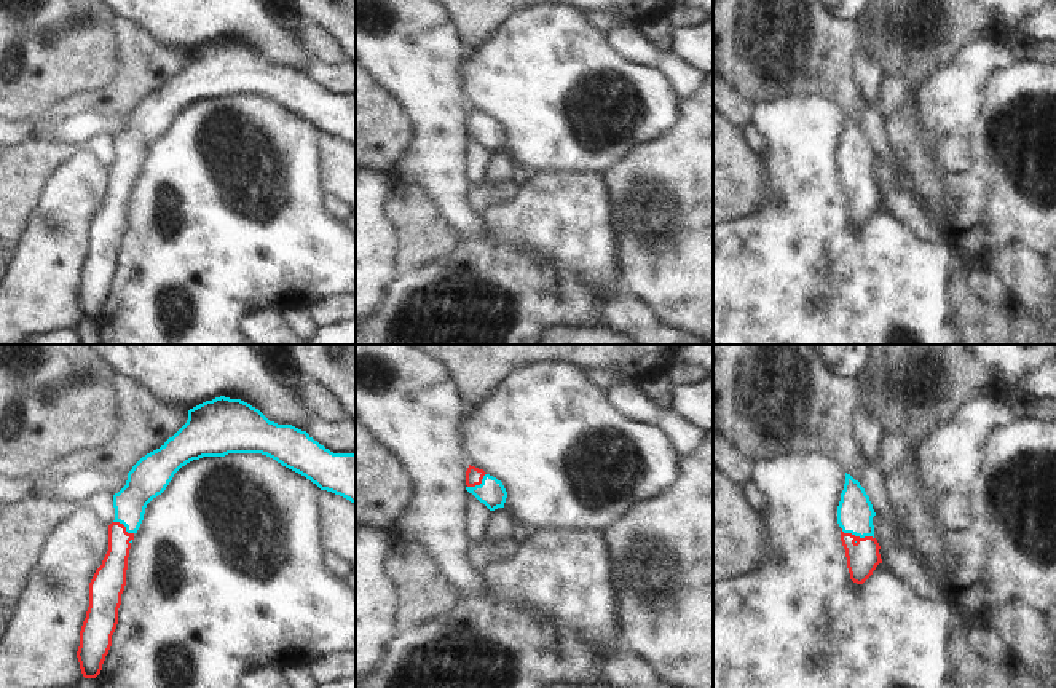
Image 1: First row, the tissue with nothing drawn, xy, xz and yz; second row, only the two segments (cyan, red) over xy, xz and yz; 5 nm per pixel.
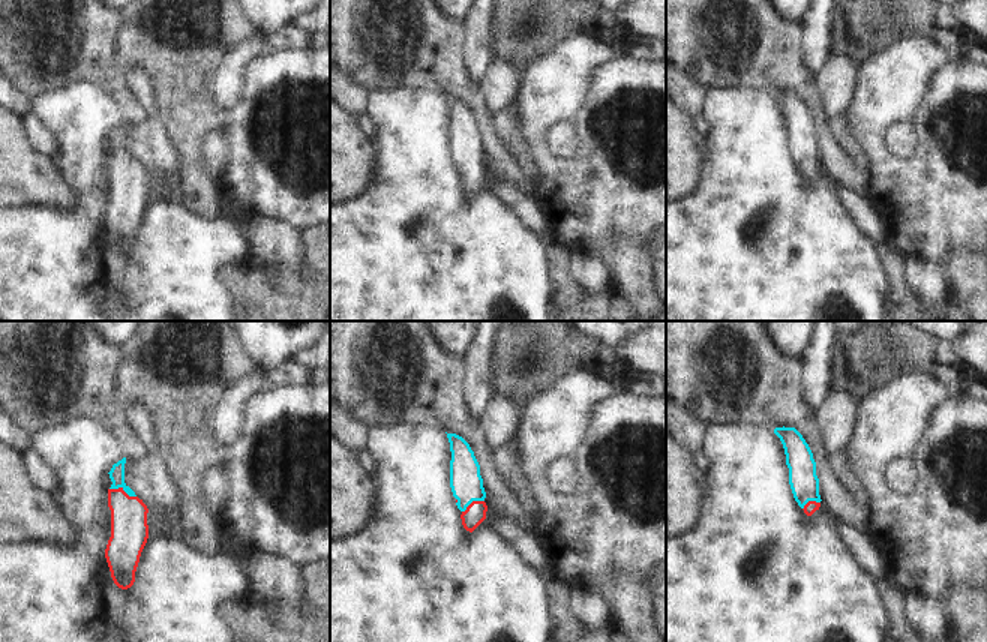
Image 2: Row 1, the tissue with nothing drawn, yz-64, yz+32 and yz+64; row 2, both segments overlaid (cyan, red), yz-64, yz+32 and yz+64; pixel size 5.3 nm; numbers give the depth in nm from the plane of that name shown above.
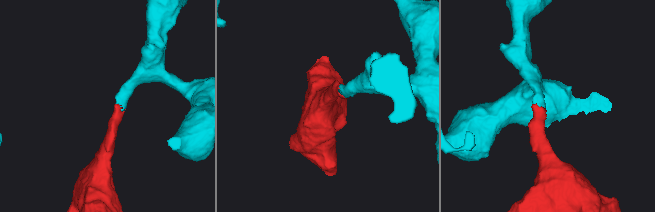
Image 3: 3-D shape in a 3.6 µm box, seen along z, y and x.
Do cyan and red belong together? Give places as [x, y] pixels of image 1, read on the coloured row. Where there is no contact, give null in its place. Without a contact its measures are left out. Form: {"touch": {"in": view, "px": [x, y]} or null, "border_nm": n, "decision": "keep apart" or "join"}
{"touch": {"in": "yz", "px": [857, 535]}, "border_nm": 180, "decision": "join"}

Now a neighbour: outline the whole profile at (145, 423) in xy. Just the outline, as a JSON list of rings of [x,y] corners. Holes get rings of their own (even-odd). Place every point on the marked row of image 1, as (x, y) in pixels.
[[[113,374],[112,386],[120,417],[113,439],[104,447],[72,453],[57,461],[51,469],[56,477],[102,466],[115,476],[128,474],[142,457],[164,445],[188,420],[185,407],[161,402],[129,377]]]

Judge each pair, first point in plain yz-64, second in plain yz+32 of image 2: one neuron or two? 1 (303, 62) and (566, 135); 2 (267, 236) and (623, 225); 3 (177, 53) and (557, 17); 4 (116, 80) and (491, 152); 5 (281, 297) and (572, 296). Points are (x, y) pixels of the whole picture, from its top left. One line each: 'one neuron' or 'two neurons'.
1: two neurons
2: two neurons
3: one neuron
4: one neuron
5: one neuron

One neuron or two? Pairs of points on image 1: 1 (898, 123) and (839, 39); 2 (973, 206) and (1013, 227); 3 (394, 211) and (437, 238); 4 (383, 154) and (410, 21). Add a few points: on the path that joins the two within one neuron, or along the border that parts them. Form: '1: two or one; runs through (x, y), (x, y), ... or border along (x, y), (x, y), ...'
1: two; border along (884, 122), (887, 144), (895, 158)
2: one; runs through (983, 206), (994, 208), (1004, 217)
3: one; runs through (405, 213), (426, 233)
4: two; border along (372, 75), (399, 102), (407, 114), (412, 131)

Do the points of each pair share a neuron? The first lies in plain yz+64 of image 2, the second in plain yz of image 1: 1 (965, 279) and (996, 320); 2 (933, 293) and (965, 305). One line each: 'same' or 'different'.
1: different
2: different

